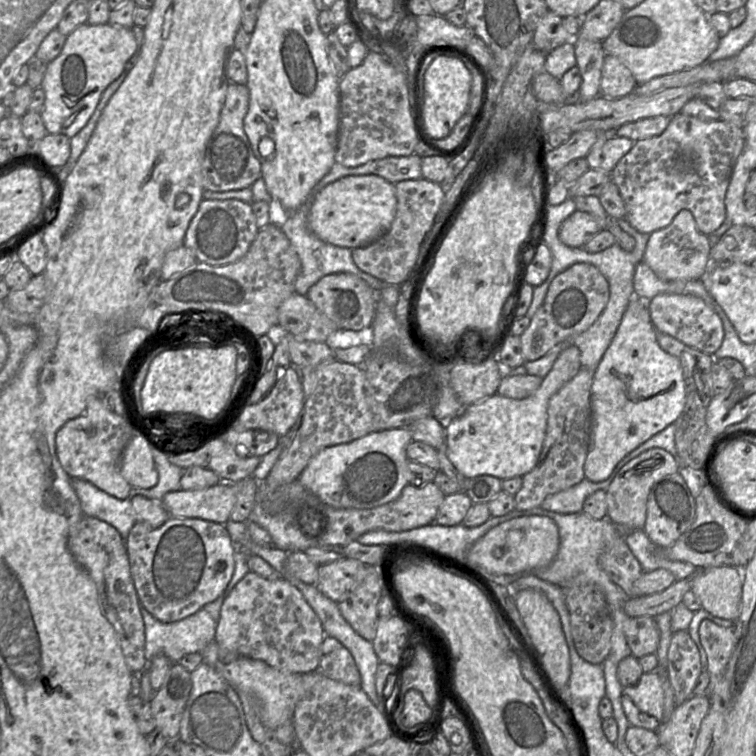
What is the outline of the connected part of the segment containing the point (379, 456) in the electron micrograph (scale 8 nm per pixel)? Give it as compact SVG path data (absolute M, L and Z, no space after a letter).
M400 427L326 447L311 458L298 481L322 502L337 509L371 509L387 504L410 483L406 449L411 441L408 427Z

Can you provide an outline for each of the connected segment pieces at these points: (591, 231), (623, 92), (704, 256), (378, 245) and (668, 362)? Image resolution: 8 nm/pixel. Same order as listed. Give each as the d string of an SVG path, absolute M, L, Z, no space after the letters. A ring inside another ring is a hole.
M576 210L561 225L559 239L572 248L583 248L596 234L602 230L594 216Z
M606 55L602 67L600 93L608 98L621 98L633 93L637 82L630 69L615 56Z
M682 210L669 226L649 235L643 262L664 281L706 279L711 268L711 248L708 237L697 229L691 212Z
M420 178L394 184L397 209L390 229L375 242L352 250L357 267L389 285L402 284L413 271L426 234L431 230L445 195L445 185Z
M634 297L623 314L610 345L594 372L591 387L591 434L584 463L585 478L592 482L606 480L616 465L631 451L674 423L686 403L683 369L679 359L665 352L657 342L647 302Z

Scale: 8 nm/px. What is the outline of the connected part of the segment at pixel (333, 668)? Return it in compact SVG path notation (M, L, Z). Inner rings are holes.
M325 635L319 664L319 671L325 676L347 685L361 687L361 676L355 660L337 639Z

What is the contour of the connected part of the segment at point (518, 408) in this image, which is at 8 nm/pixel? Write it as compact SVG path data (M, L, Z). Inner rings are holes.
M570 346L557 357L540 387L529 397L512 399L498 393L466 406L463 413L445 423L446 455L467 478L490 475L500 480L529 473L540 457L547 428L550 398L580 370L581 352Z

